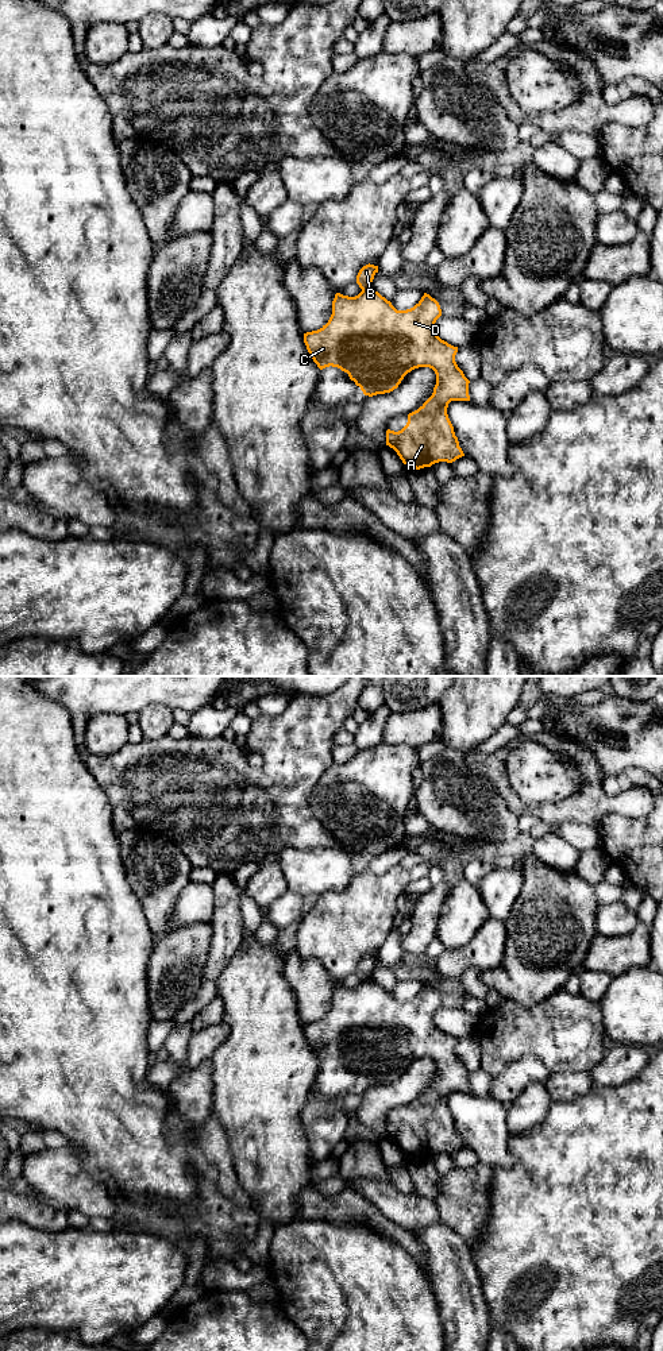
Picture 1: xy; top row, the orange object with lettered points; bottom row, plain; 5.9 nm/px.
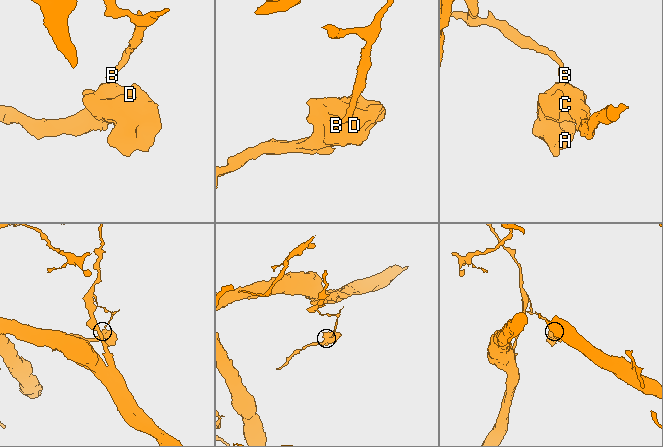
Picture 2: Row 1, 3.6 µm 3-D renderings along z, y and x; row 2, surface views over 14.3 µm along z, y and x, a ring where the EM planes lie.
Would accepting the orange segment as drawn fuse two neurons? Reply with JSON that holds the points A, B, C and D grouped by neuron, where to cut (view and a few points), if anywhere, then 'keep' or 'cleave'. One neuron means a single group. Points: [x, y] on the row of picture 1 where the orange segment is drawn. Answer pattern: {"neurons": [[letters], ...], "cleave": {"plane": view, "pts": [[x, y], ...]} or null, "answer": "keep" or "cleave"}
{"neurons": [["A", "C", "D"], ["B"]], "cleave": {"plane": "xy", "pts": [[370, 286], [362, 290]]}, "answer": "cleave"}

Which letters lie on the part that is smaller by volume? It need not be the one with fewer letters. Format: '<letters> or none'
A, C, D

